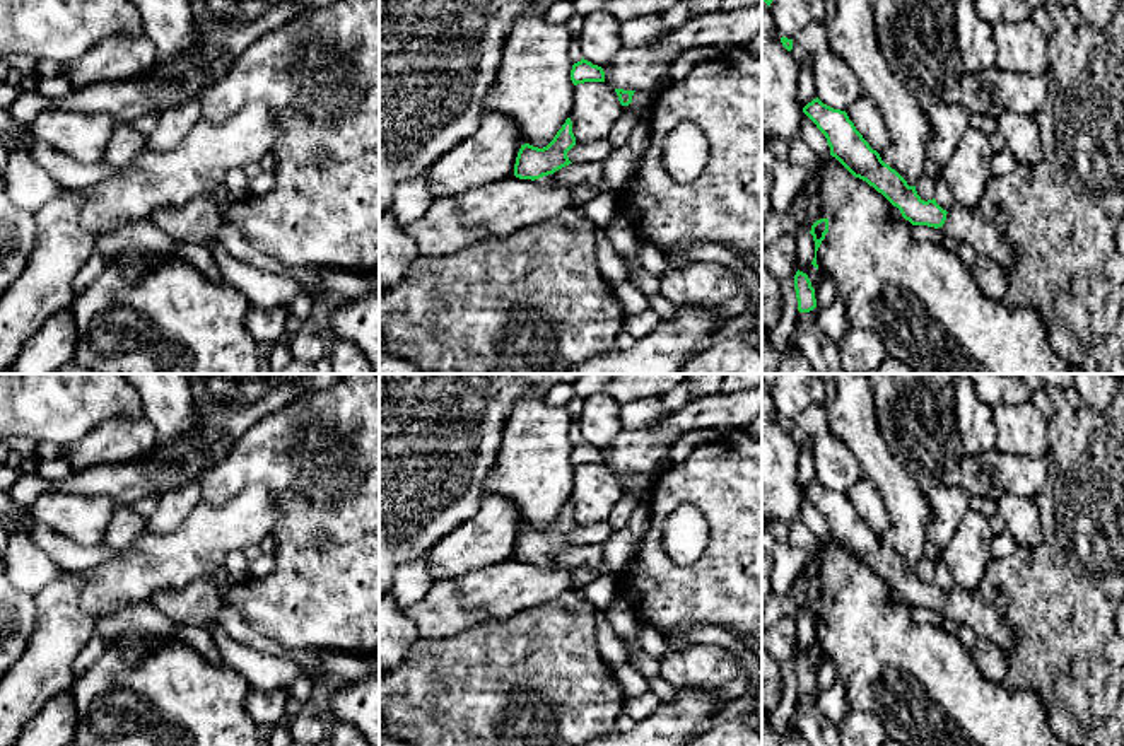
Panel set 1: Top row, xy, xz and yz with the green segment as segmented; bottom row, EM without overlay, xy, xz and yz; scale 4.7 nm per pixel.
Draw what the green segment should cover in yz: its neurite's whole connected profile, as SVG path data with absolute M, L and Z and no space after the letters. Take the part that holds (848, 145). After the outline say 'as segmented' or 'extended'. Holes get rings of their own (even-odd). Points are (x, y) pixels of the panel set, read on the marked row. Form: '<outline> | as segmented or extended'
M818 97L803 108L803 113L825 135L830 155L835 157L854 178L866 181L897 207L912 225L941 227L946 236L970 244L984 256L996 261L1006 273L1013 268L1011 244L999 227L987 222L979 208L960 203L946 212L936 200L924 201L916 186L907 181L863 138L846 111L823 104Z | extended

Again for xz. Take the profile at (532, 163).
M567 118L547 147L538 149L530 143L521 145L514 164L514 176L519 179L538 179L543 186L560 184L552 178L552 174L572 164L567 152L574 145L576 137L572 133L572 121Z | extended

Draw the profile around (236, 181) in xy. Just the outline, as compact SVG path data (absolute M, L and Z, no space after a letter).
M243 167L227 171L227 174L224 178L224 184L229 189L229 195L236 196L237 200L246 198L248 176Z

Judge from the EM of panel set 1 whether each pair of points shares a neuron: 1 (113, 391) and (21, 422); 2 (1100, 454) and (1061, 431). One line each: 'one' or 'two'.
1: one
2: one

